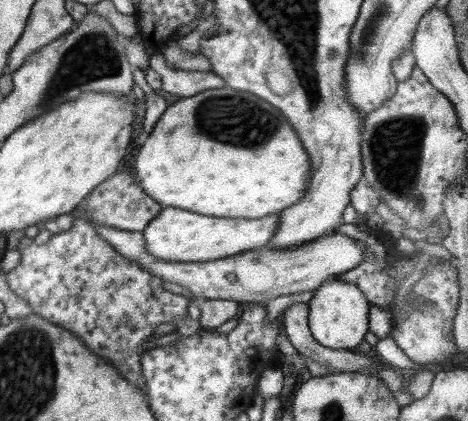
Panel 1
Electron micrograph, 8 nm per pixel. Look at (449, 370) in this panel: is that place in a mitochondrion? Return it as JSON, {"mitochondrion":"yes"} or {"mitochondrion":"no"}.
{"mitochondrion":"no"}

